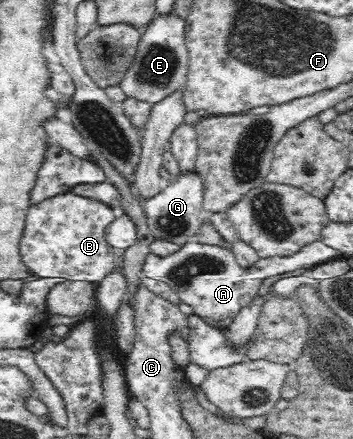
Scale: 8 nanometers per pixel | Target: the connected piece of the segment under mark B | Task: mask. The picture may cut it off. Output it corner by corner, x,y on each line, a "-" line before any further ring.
63,193
31,205
20,240
22,261
34,278
100,283
119,268
120,251
137,242
131,217
117,217
112,206
95,199

